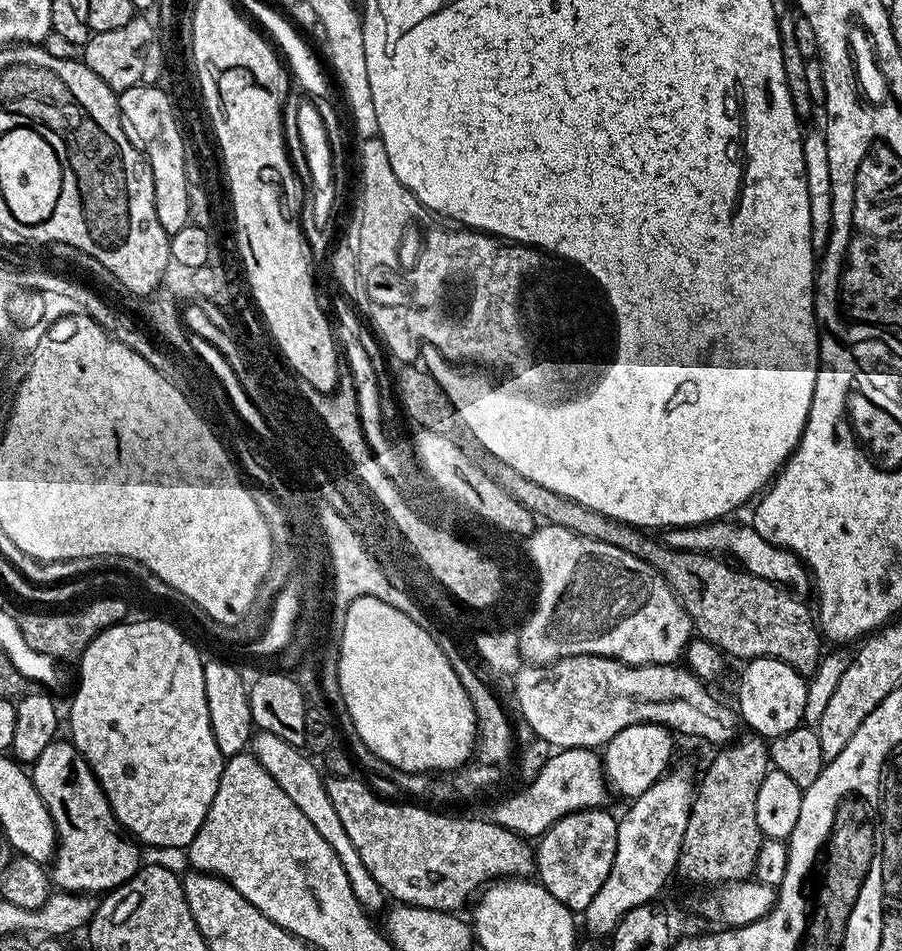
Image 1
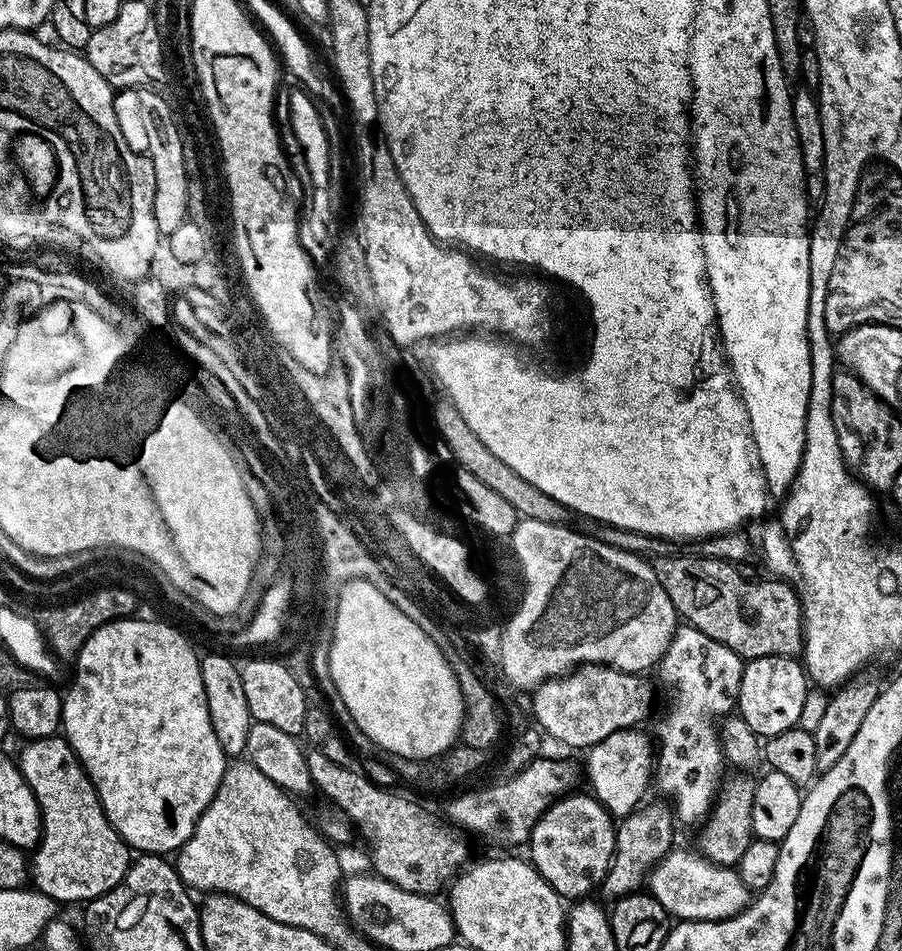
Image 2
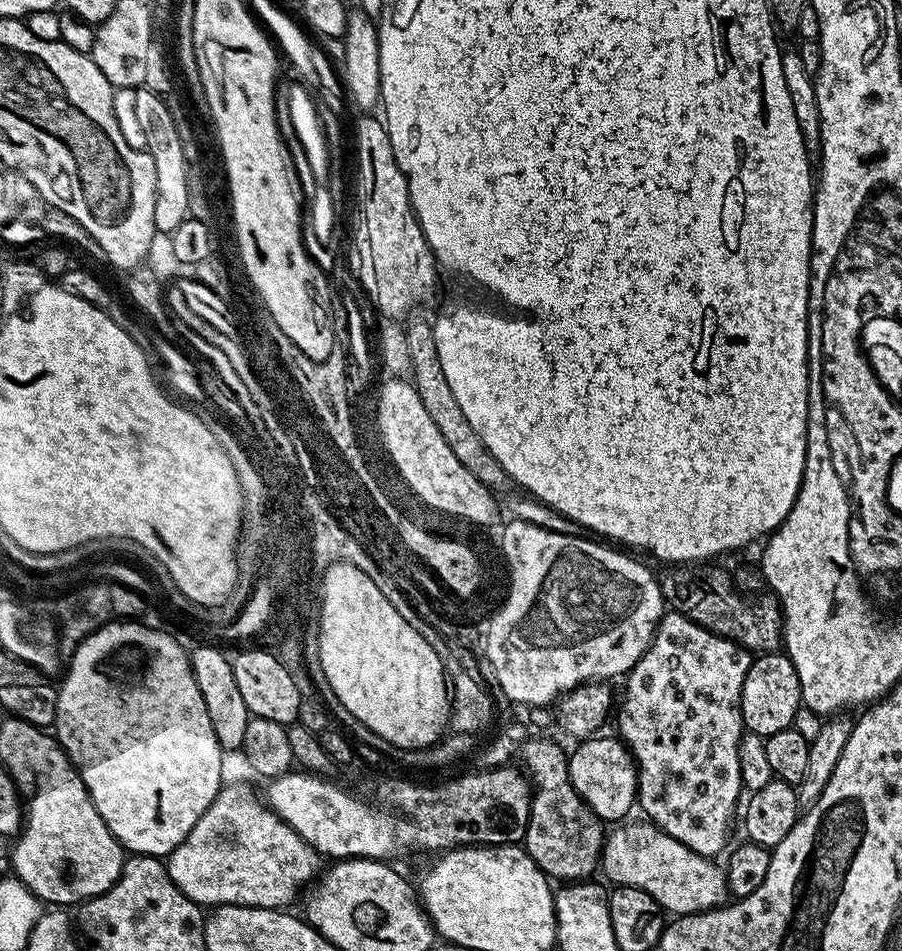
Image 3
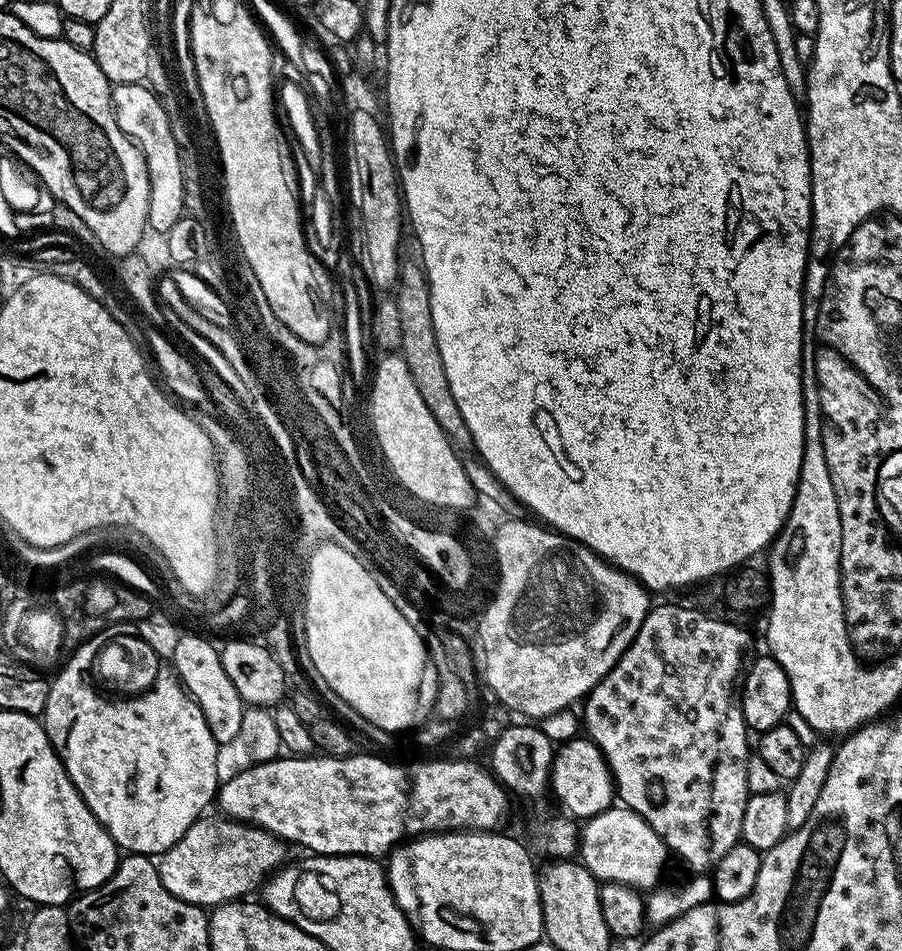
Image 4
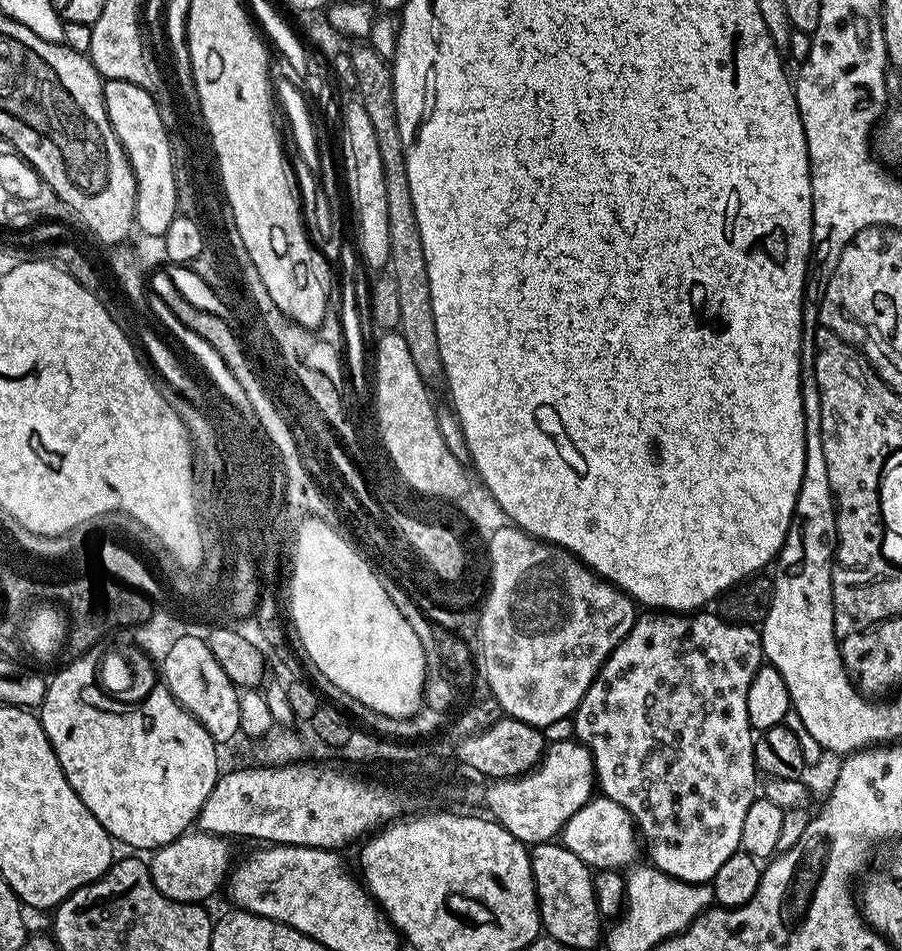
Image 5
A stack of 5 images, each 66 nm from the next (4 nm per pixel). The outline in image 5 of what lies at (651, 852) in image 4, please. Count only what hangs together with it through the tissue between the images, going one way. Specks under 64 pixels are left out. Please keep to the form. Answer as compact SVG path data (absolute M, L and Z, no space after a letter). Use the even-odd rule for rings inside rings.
M602 794L593 795L586 806L582 806L582 810L578 810L568 819L564 824L562 843L574 854L578 854L578 858L582 858L582 862L593 870L627 869L637 863L636 855L639 852L641 855L642 852L636 821L632 815L622 806L618 806L618 802Z

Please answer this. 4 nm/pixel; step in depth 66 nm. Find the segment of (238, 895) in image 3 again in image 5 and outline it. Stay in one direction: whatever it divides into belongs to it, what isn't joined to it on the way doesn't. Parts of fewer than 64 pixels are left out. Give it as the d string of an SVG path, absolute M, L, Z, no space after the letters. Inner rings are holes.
M189 830L174 842L164 844L151 853L150 867L154 886L166 898L177 900L183 904L204 902L207 896L221 891L230 869L232 860L233 841L226 836L215 836L209 832Z

